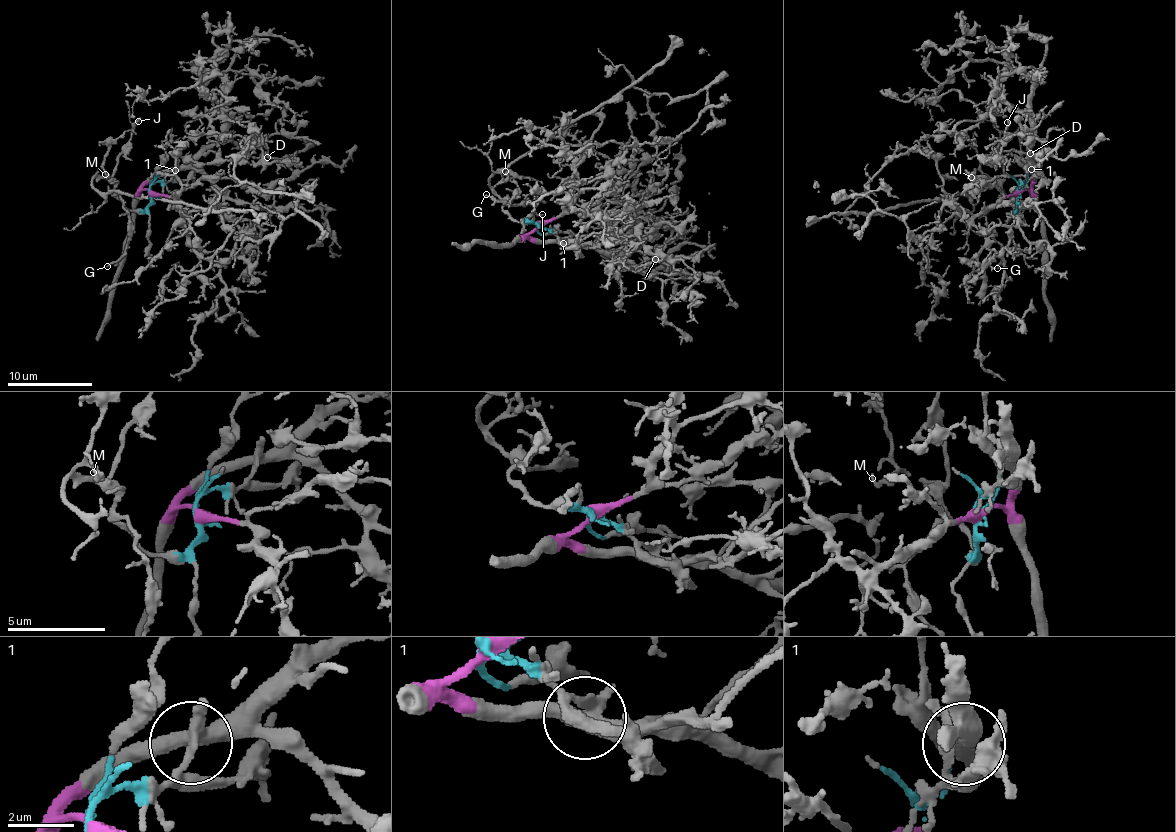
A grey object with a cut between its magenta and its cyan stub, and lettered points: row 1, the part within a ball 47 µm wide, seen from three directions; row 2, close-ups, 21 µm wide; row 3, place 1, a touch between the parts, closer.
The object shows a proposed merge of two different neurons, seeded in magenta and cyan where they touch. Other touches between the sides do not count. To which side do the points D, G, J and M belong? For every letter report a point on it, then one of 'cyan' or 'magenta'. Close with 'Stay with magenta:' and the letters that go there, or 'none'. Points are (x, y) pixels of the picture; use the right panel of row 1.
D: at (1030, 153); magenta
G: at (997, 268); cyan
J: at (1007, 122); cyan
M: at (971, 177); cyan
Stay with magenta: D

